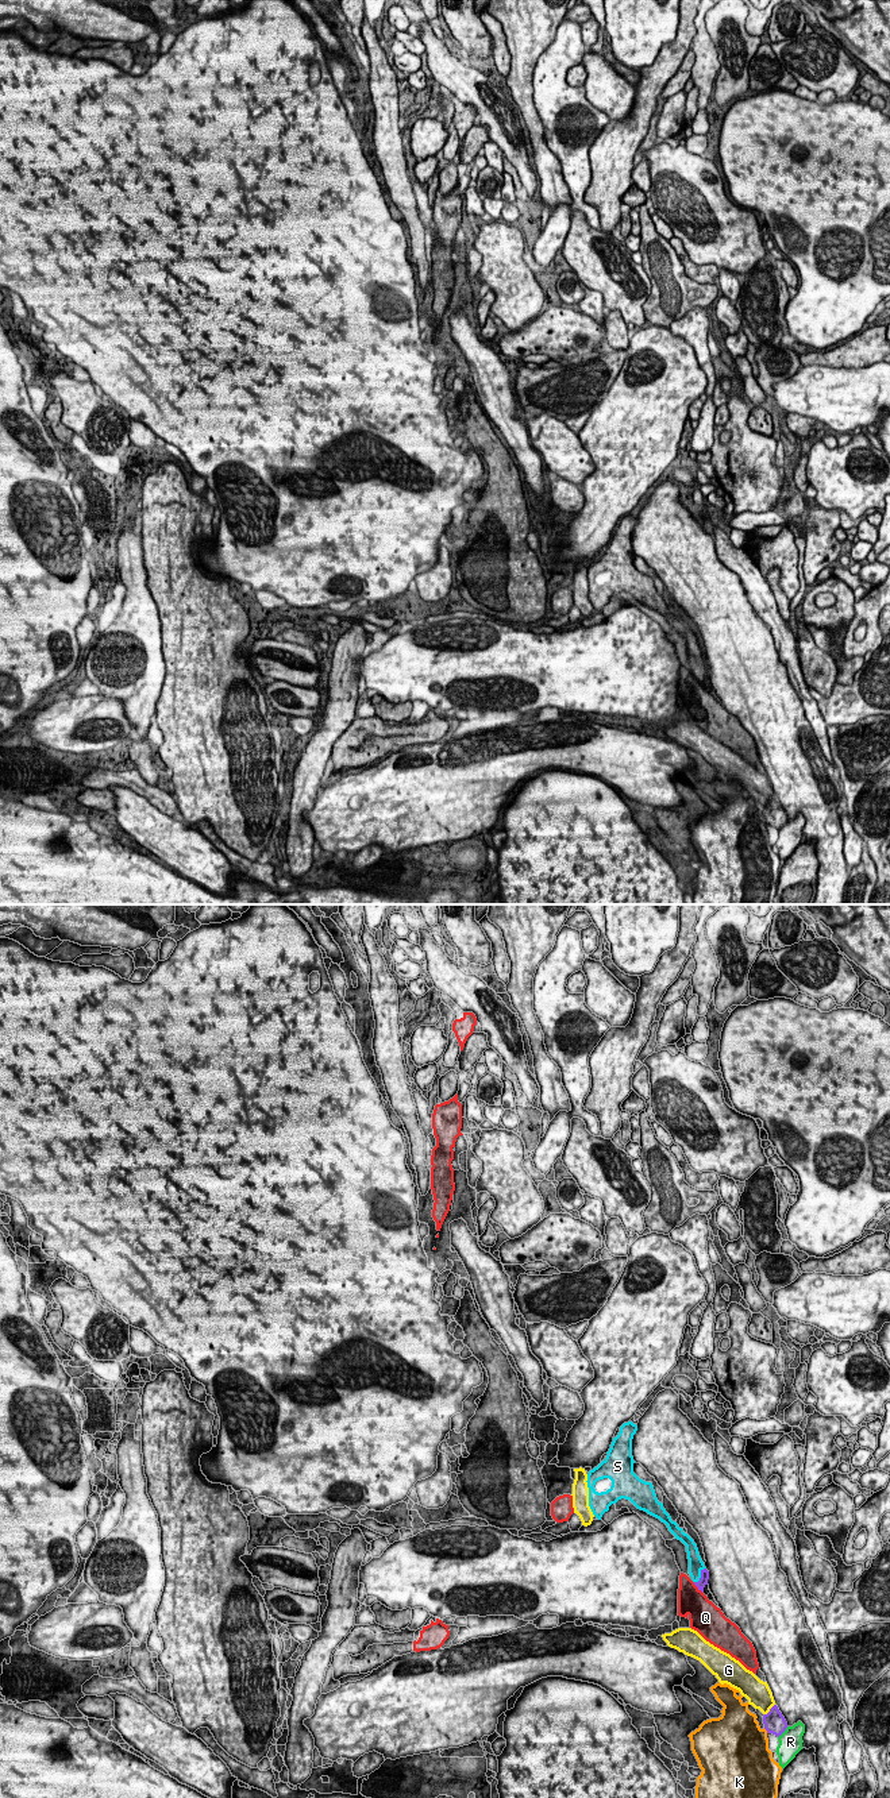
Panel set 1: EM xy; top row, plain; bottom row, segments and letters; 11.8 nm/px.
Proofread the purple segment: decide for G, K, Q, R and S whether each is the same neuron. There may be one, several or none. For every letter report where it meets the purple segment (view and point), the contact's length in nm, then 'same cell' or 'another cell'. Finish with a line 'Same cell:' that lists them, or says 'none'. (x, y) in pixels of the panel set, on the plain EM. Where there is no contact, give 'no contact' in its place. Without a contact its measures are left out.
G: xy (770, 802) | 190 nm | another cell
K: xy (766, 822) | 80 nm | another cell
Q: xy (697, 679) | 190 nm | another cell
R: xy (783, 824) | 190 nm | another cell
S: xy (701, 668) | 240 nm | same cell
Same cell: S

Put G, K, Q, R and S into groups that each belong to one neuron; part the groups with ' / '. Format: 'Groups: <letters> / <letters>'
Groups: G / K / Q / R / S

